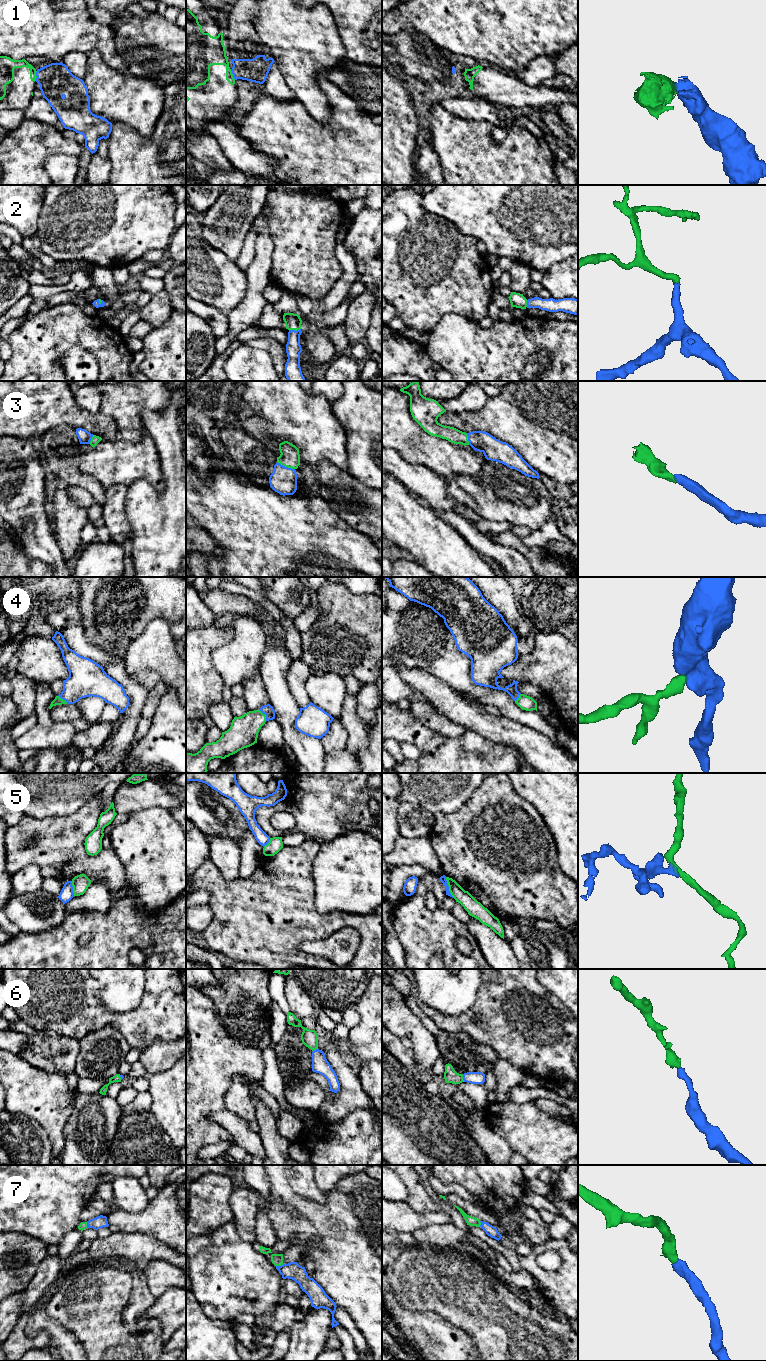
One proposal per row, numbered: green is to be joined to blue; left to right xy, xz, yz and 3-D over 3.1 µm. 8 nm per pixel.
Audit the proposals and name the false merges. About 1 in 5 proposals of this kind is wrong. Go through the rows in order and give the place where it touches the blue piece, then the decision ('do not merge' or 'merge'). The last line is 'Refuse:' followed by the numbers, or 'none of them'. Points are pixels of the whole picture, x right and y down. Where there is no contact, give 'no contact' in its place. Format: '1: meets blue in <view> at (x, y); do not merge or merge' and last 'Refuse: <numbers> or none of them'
1: meets blue in xy at (36, 75); do not merge
2: meets blue in xz at (294, 330); merge
3: meets blue in xz at (286, 467); merge
4: meets blue in xz at (265, 714); merge
5: meets blue in yz at (448, 887); do not merge
6: meets blue in yz at (463, 1078); merge
7: meets blue in xz at (279, 1266); merge
Refuse: 1, 5

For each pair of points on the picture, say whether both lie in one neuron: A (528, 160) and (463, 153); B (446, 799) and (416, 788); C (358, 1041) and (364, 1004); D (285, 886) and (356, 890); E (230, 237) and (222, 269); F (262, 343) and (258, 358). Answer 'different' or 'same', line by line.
A: same
B: same
C: same
D: different
E: different
F: different

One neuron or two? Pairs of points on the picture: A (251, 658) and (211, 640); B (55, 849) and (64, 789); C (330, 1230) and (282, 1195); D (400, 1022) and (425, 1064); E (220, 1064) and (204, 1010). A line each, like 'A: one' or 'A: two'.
A: two
B: two
C: one
D: one
E: one

